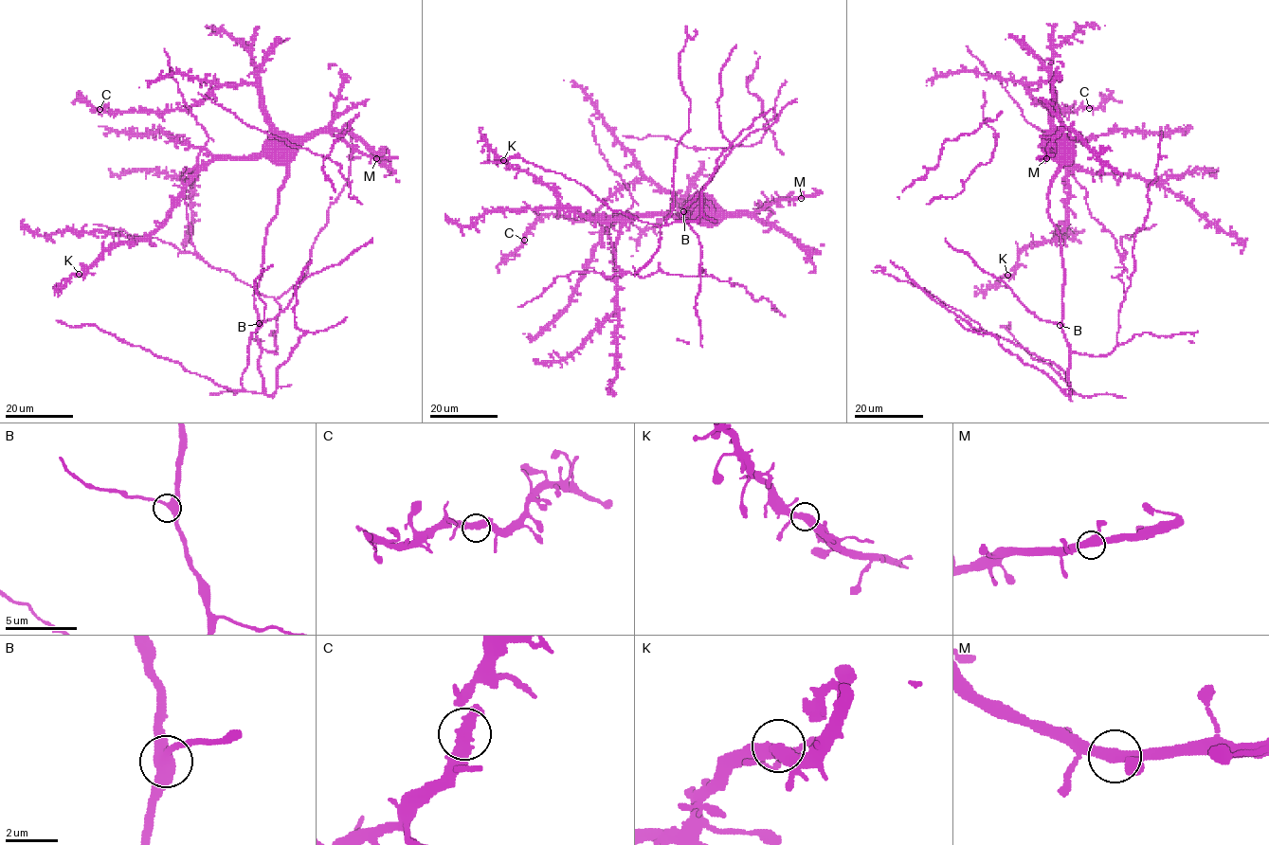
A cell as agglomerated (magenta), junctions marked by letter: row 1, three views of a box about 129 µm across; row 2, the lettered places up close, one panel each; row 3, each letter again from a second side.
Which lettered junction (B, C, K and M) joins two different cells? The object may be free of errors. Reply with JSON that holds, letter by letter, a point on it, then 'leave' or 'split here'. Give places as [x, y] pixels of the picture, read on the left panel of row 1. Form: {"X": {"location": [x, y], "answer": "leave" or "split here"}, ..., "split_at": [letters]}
{"B": {"location": [259, 323], "answer": "leave"}, "C": {"location": [99, 109], "answer": "leave"}, "K": {"location": [79, 274], "answer": "leave"}, "M": {"location": [376, 158], "answer": "leave"}, "split_at": []}

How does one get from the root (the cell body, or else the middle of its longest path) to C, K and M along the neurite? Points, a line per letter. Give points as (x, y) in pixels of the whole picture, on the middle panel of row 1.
C: (712, 208), (699, 199), (681, 204), (647, 180), (635, 179), (587, 219), (541, 214), (524, 240)
K: (712, 208), (709, 213), (686, 216), (586, 219), (565, 207), (552, 189), (526, 170), (515, 170), (503, 160)
M: (712, 208), (714, 212), (748, 214), (780, 201), (801, 198)

